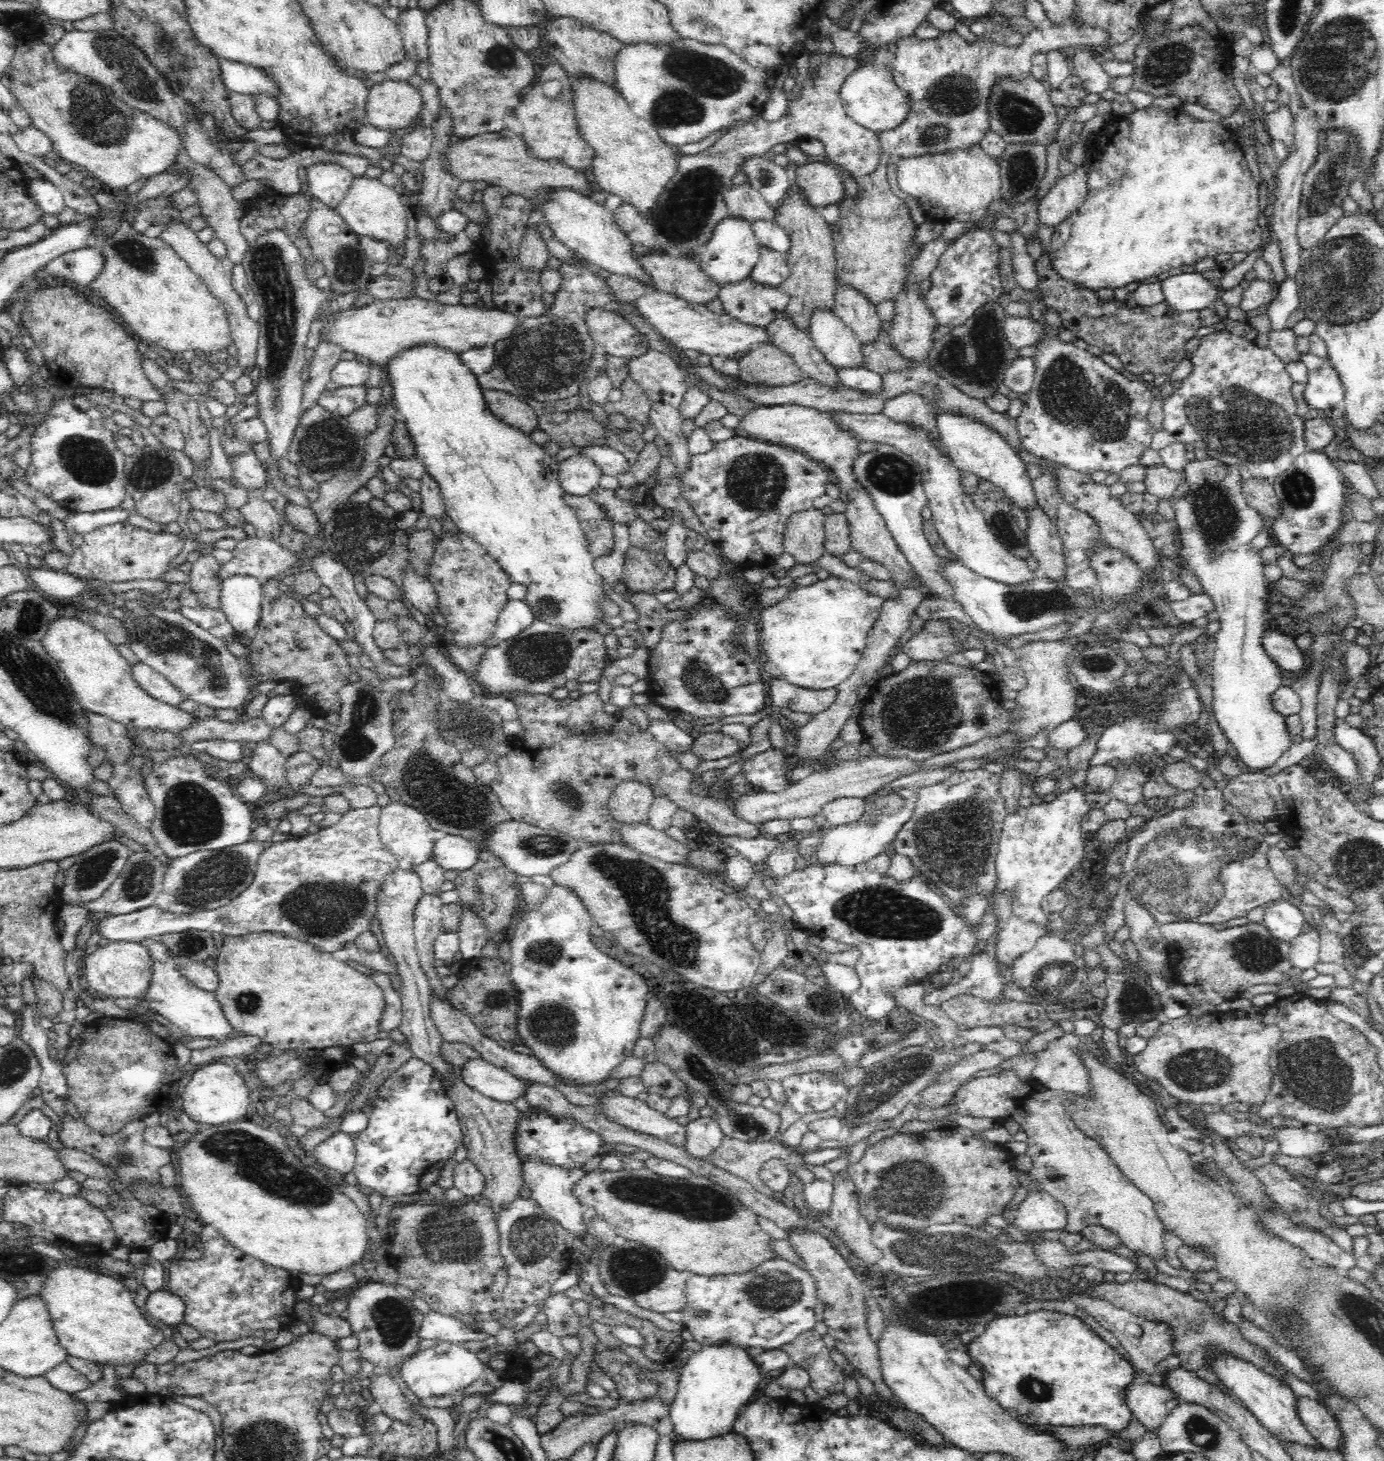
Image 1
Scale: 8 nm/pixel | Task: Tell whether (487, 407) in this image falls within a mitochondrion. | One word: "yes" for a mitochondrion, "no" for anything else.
no

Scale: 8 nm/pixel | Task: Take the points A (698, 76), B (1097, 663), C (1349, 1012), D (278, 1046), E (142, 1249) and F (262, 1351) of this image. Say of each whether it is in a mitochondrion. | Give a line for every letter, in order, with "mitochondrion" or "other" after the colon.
A: mitochondrion
B: mitochondrion
C: other
D: other
E: other
F: other

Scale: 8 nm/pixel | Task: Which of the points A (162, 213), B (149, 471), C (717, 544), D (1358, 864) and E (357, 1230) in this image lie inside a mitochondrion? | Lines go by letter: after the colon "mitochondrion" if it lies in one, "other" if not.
A: mitochondrion
B: mitochondrion
C: other
D: mitochondrion
E: other

